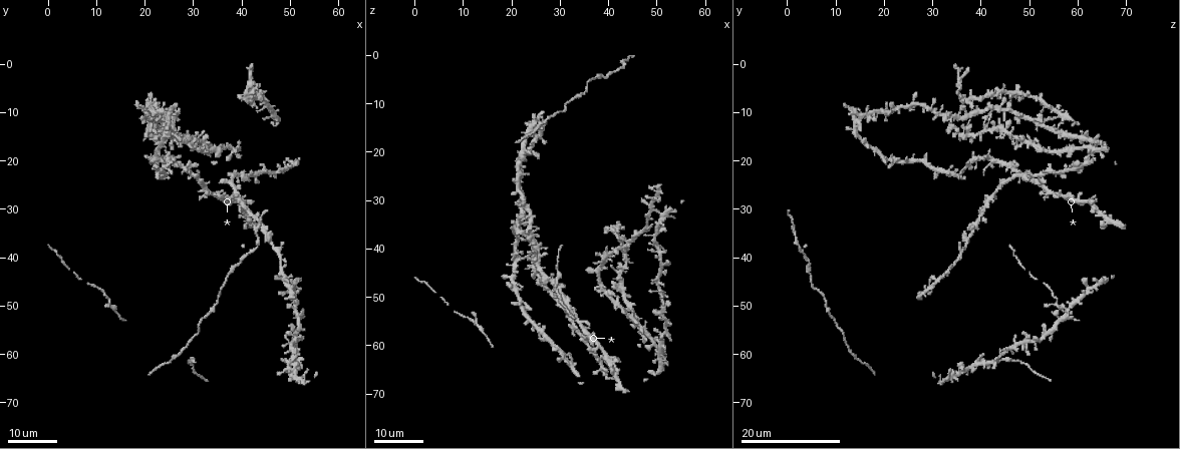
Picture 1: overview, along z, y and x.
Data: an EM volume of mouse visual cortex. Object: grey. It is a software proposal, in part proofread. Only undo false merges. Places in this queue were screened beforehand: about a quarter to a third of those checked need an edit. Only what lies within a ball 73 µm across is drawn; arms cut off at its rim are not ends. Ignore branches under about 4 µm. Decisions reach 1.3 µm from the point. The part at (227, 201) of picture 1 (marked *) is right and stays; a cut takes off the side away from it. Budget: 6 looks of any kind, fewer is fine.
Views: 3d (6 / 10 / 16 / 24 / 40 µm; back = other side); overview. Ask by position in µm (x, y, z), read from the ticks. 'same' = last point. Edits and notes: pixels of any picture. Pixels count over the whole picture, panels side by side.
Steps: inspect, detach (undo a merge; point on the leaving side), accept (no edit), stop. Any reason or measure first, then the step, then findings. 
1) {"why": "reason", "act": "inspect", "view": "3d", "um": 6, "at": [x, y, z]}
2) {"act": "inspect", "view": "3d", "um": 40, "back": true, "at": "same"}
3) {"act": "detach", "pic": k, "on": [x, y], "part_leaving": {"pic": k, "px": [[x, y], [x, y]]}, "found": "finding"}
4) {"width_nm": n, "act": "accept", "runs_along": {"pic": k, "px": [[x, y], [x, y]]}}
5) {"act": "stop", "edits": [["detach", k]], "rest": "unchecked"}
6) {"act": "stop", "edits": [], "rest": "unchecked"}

{"act": "inspect", "view": "3d", "um": 16, "at": [21.0, 15.0, 36.0]}

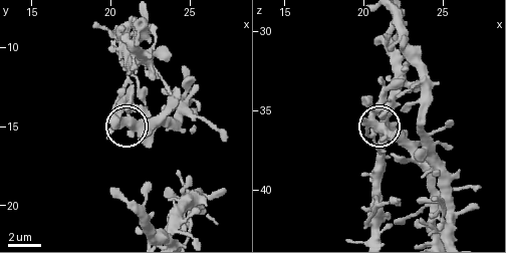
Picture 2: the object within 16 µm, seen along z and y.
{"act": "inspect", "view": "3d", "um": 6, "at": [21.0, 15.0, 36.0]}

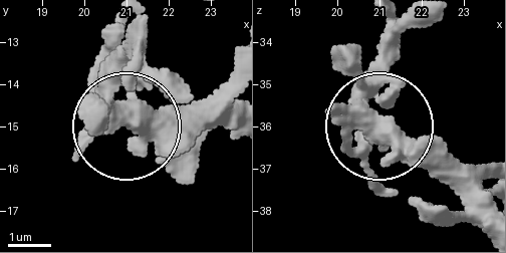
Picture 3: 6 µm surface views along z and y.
{"act": "detach", "pic": 3, "on": [90, 73], "part_leaving": {"pic": 3, "px": [[346, 117], [346, 147], [371, 183]]}, "found": "two cells meet here"}

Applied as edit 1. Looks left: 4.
{"act": "inspect", "view": "overview"}

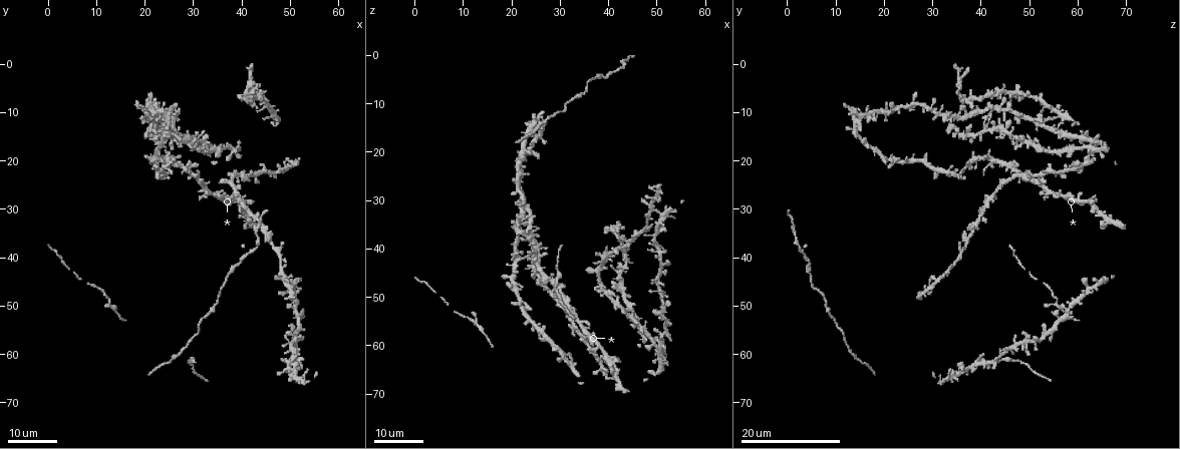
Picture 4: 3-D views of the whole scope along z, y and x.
{"why": "three-way junction", "act": "inspect", "view": "3d", "um": 16, "at": [49.0, 63.0, 37.5]}

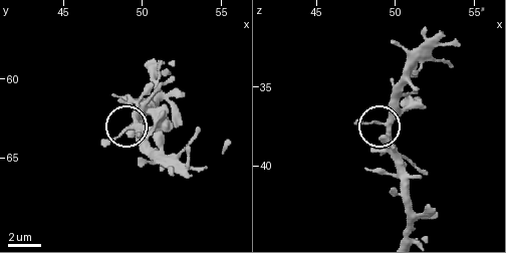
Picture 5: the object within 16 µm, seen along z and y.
{"act": "inspect", "view": "3d", "um": 10, "at": [49.2, 63.0, 37.4]}

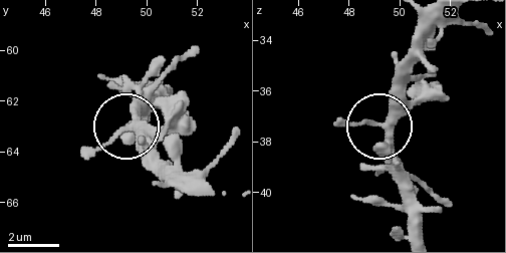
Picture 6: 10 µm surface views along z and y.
{"width_nm": 290, "act": "accept", "found": "continuous, no second cell"}

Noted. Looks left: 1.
{"act": "stop", "edits": [["detach", 3]], "rest": "unchecked"}

